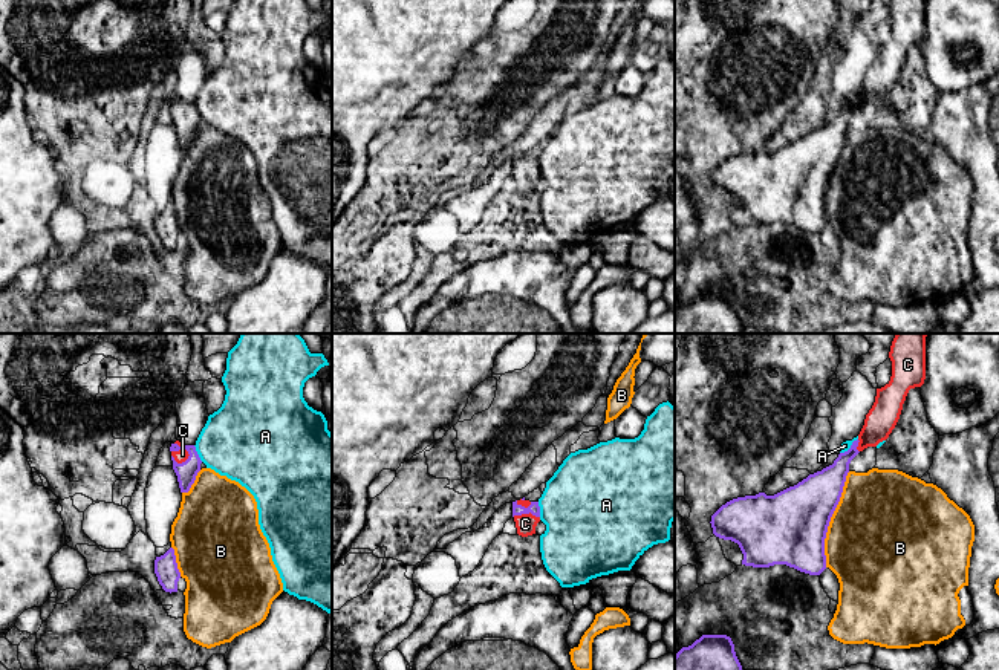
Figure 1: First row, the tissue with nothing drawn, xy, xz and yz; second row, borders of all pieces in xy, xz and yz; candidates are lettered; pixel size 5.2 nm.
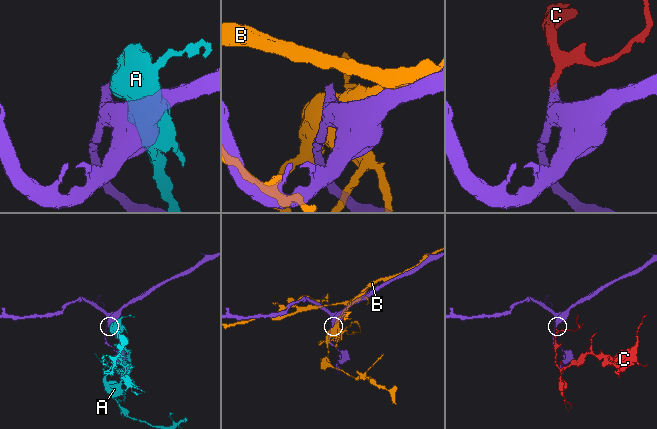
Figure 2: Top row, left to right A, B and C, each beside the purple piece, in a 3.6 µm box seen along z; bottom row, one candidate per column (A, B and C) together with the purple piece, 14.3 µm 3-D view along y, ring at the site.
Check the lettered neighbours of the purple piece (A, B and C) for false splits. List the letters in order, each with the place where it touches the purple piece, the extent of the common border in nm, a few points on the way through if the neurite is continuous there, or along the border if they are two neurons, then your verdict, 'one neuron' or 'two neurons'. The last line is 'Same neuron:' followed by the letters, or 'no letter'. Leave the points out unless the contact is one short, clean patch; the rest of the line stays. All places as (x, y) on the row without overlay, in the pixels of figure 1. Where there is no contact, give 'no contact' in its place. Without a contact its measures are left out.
A: xy (196, 110) | 100 nm | two neurons
B: yz (829, 176) | 500 nm | two neurons
C: xy (187, 107) | 120 nm | across xy (185, 129), (187, 107), (182, 112) | one neuron
Same neuron: C

